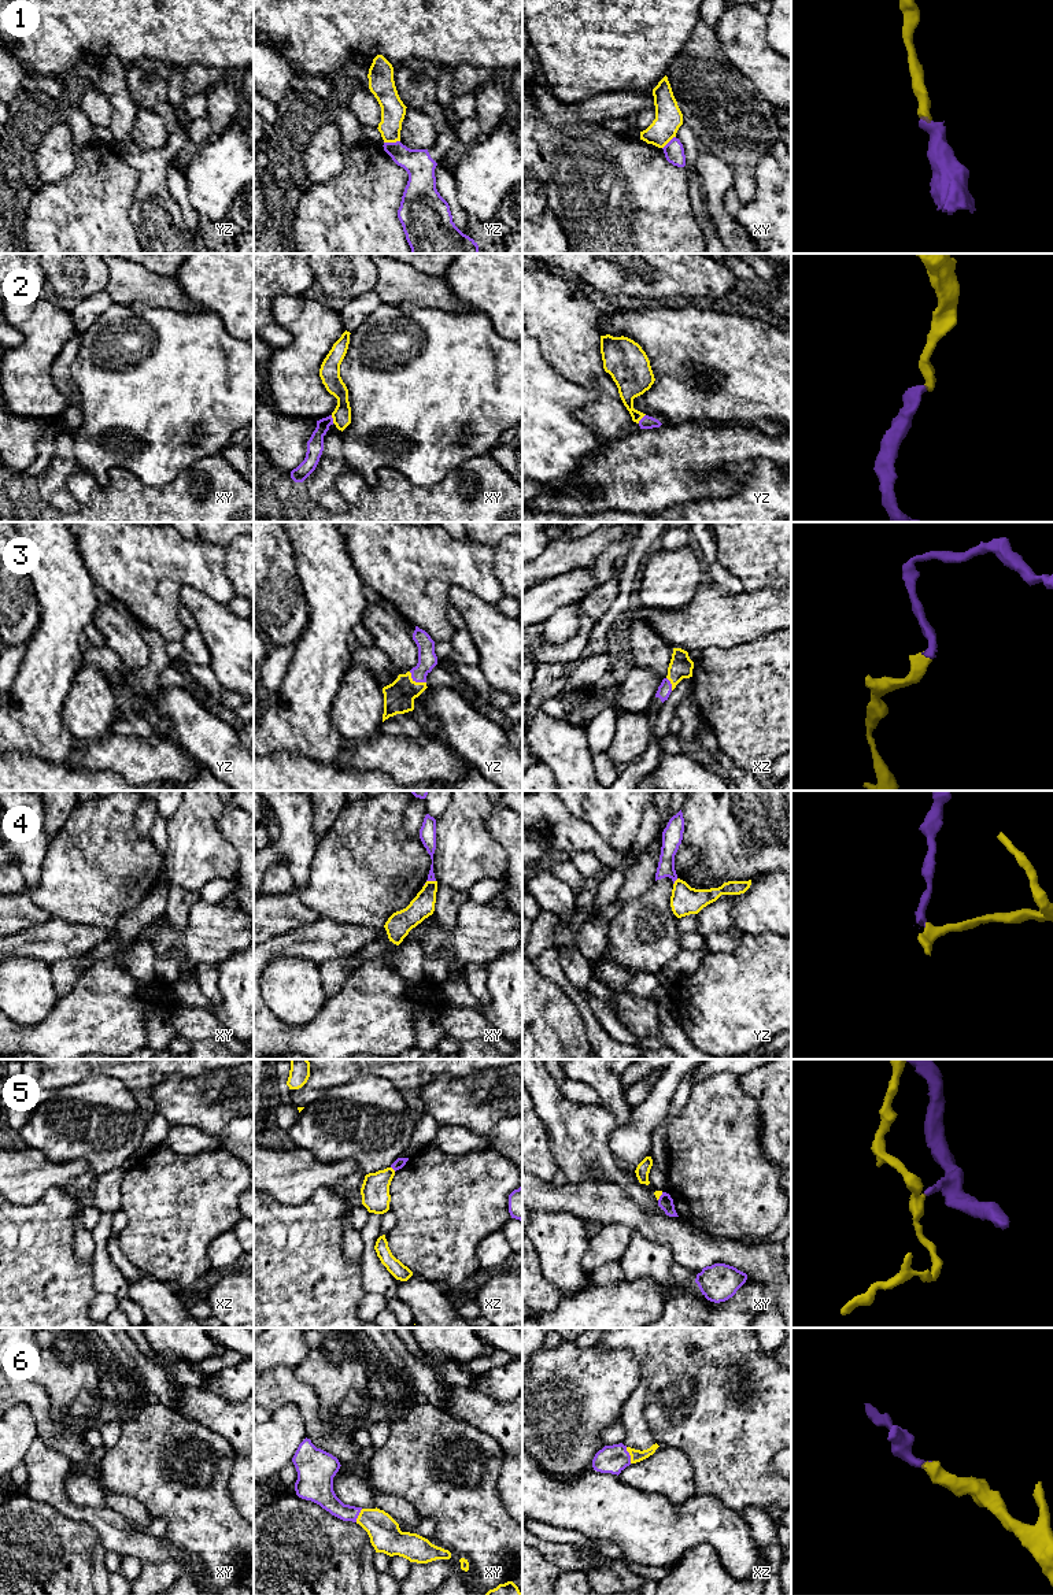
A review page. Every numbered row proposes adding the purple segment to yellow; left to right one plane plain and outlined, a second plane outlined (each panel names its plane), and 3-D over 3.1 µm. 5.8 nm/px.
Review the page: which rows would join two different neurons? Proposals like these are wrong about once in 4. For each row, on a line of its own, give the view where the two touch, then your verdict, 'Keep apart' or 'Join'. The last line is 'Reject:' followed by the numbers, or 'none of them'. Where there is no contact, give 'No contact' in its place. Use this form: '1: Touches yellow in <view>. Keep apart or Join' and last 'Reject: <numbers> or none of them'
1: Touches yellow in yz. Keep apart
2: Touches yellow in yz. Join
3: Touches yellow in yz. Join
4: Touches yellow in xy. Keep apart
5: Touches yellow in xz. Keep apart
6: Touches yellow in xz. Join
Reject: 1, 4, 5

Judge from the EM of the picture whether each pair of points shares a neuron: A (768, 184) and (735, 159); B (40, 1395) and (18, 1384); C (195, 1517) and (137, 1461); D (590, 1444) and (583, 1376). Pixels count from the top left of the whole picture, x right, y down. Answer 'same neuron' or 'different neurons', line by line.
A: different neurons
B: same neuron
C: same neuron
D: same neuron

